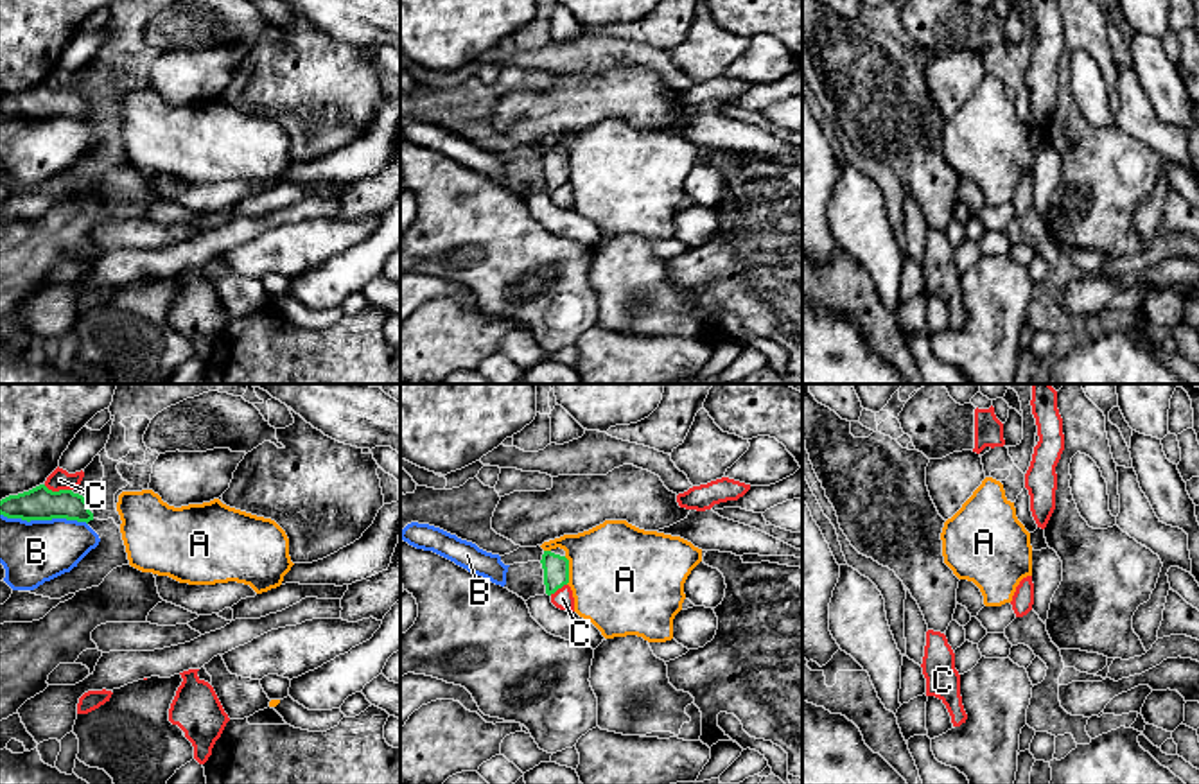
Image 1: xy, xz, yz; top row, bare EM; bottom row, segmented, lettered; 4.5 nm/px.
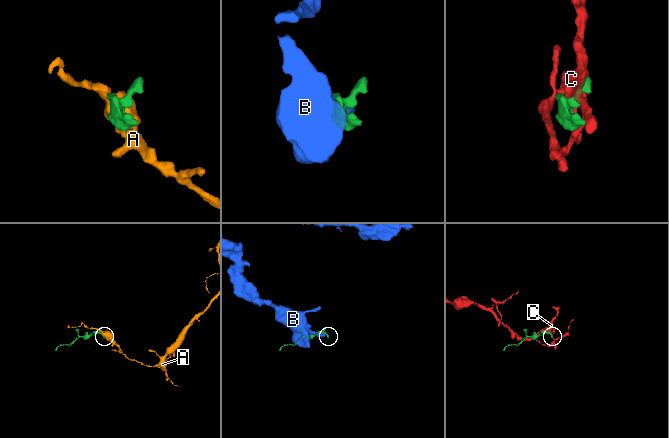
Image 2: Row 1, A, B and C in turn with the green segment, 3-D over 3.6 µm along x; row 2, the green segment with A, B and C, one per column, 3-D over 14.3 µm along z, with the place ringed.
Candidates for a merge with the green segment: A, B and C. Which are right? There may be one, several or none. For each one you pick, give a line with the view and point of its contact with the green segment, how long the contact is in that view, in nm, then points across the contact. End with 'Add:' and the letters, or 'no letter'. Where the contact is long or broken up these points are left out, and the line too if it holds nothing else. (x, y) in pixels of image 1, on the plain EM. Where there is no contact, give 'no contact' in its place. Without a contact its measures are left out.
Add: no letter

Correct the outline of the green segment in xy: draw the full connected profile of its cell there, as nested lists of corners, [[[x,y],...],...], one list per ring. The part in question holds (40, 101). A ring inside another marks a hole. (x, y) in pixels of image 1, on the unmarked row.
[[[45,83],[2,97],[0,113],[27,120],[66,117],[88,122],[93,118],[90,102],[83,93],[74,91],[72,88],[52,90]]]

